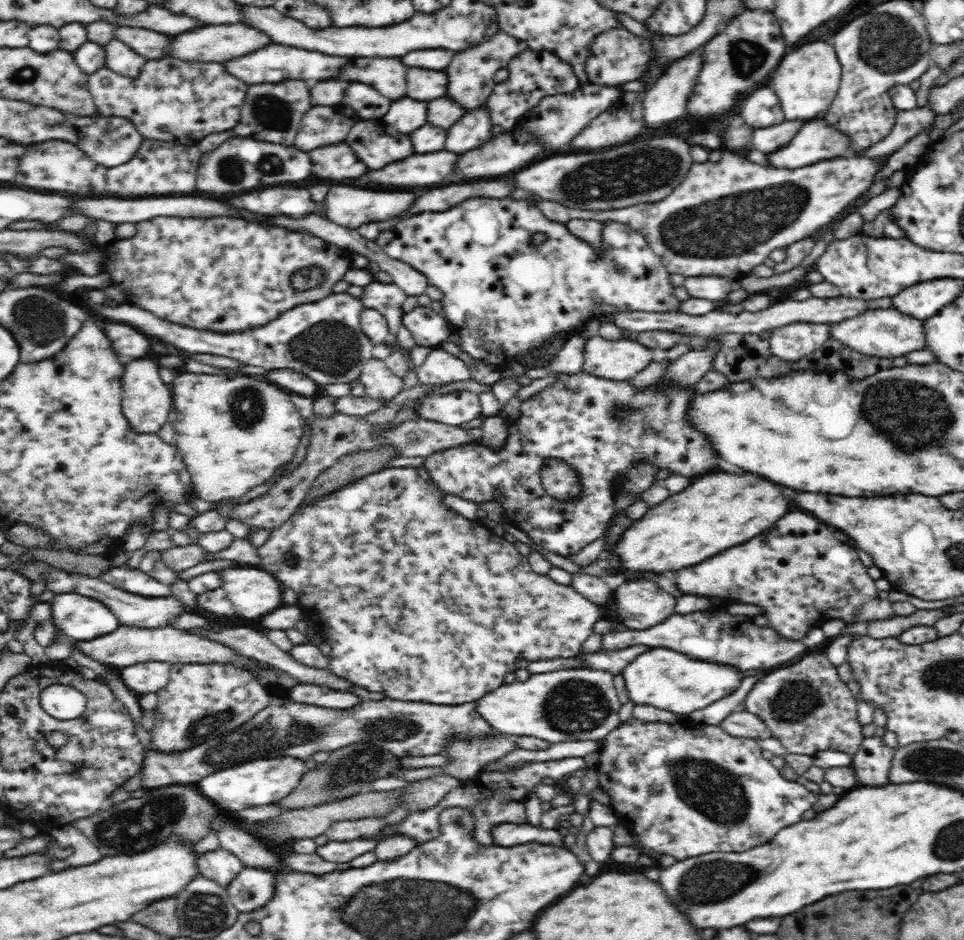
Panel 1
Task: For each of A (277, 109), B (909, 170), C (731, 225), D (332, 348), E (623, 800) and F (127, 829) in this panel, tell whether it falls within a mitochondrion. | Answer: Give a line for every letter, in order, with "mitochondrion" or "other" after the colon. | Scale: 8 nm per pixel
A: mitochondrion
B: other
C: mitochondrion
D: mitochondrion
E: other
F: mitochondrion

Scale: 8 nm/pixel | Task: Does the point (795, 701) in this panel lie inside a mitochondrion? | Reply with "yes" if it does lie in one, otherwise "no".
yes

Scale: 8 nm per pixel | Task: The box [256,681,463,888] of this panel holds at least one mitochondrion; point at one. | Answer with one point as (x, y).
(360, 763)

